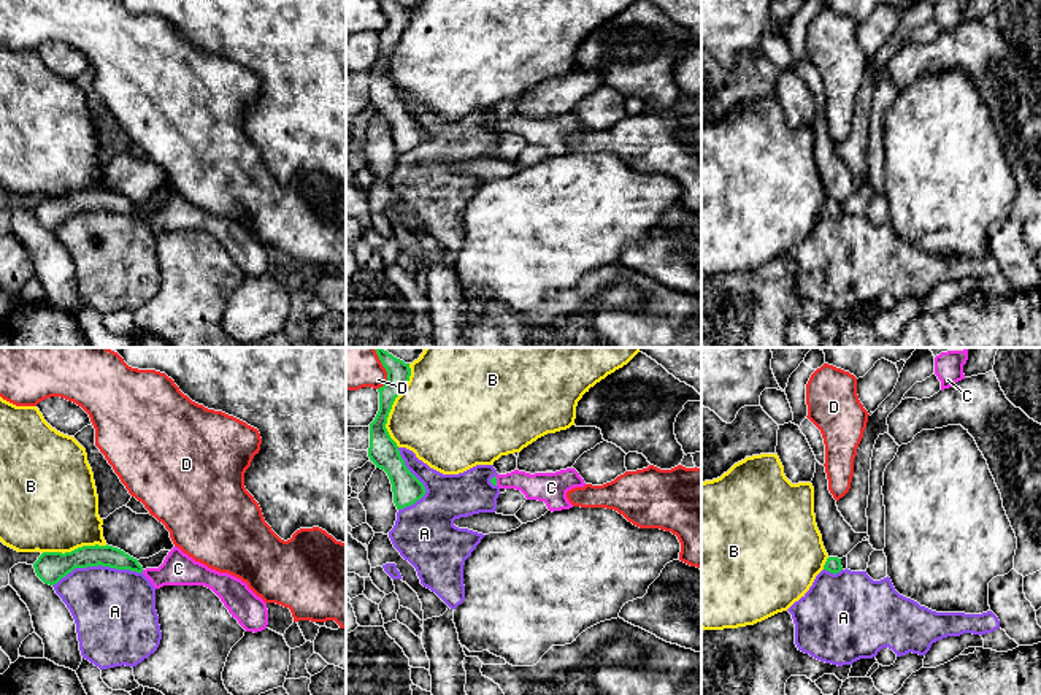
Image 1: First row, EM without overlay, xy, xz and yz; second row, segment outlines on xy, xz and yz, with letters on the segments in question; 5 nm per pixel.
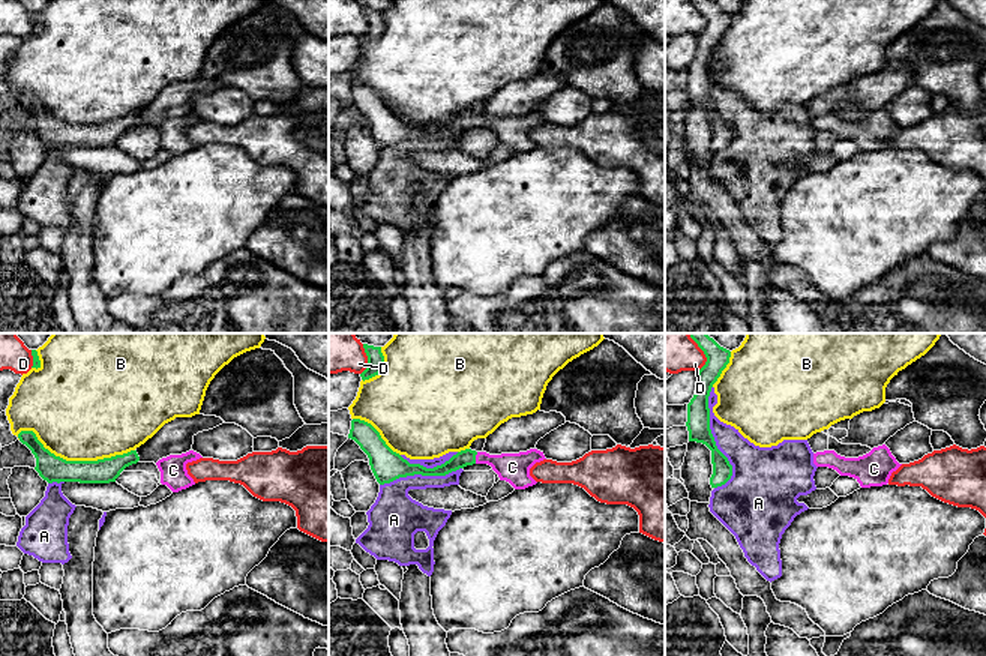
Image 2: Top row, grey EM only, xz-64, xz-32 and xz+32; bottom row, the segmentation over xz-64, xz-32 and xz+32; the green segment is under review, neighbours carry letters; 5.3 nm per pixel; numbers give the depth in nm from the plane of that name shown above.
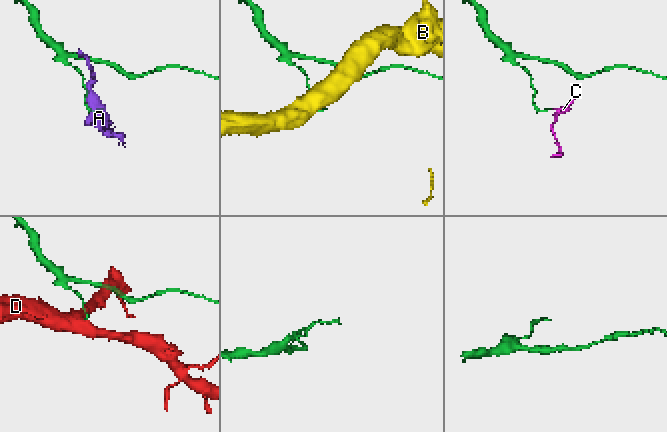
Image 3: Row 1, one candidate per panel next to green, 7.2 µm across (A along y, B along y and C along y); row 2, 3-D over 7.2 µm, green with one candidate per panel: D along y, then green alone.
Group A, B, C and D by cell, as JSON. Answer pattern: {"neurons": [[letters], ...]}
{"neurons": [["A"], ["B"], ["C"], ["D"]]}

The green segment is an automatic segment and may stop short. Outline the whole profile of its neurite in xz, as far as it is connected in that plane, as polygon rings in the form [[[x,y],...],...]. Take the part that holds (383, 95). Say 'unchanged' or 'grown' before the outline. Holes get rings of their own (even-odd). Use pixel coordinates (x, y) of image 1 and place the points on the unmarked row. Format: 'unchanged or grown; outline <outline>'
unchanged; outline [[[394,0],[378,2],[387,16],[387,27],[378,33],[379,56],[370,68],[368,102],[376,113],[387,117],[392,129],[394,148],[397,154],[403,154],[414,149],[427,136],[424,129],[406,113],[397,87],[386,73],[392,49],[409,25],[411,13],[409,8]]]

